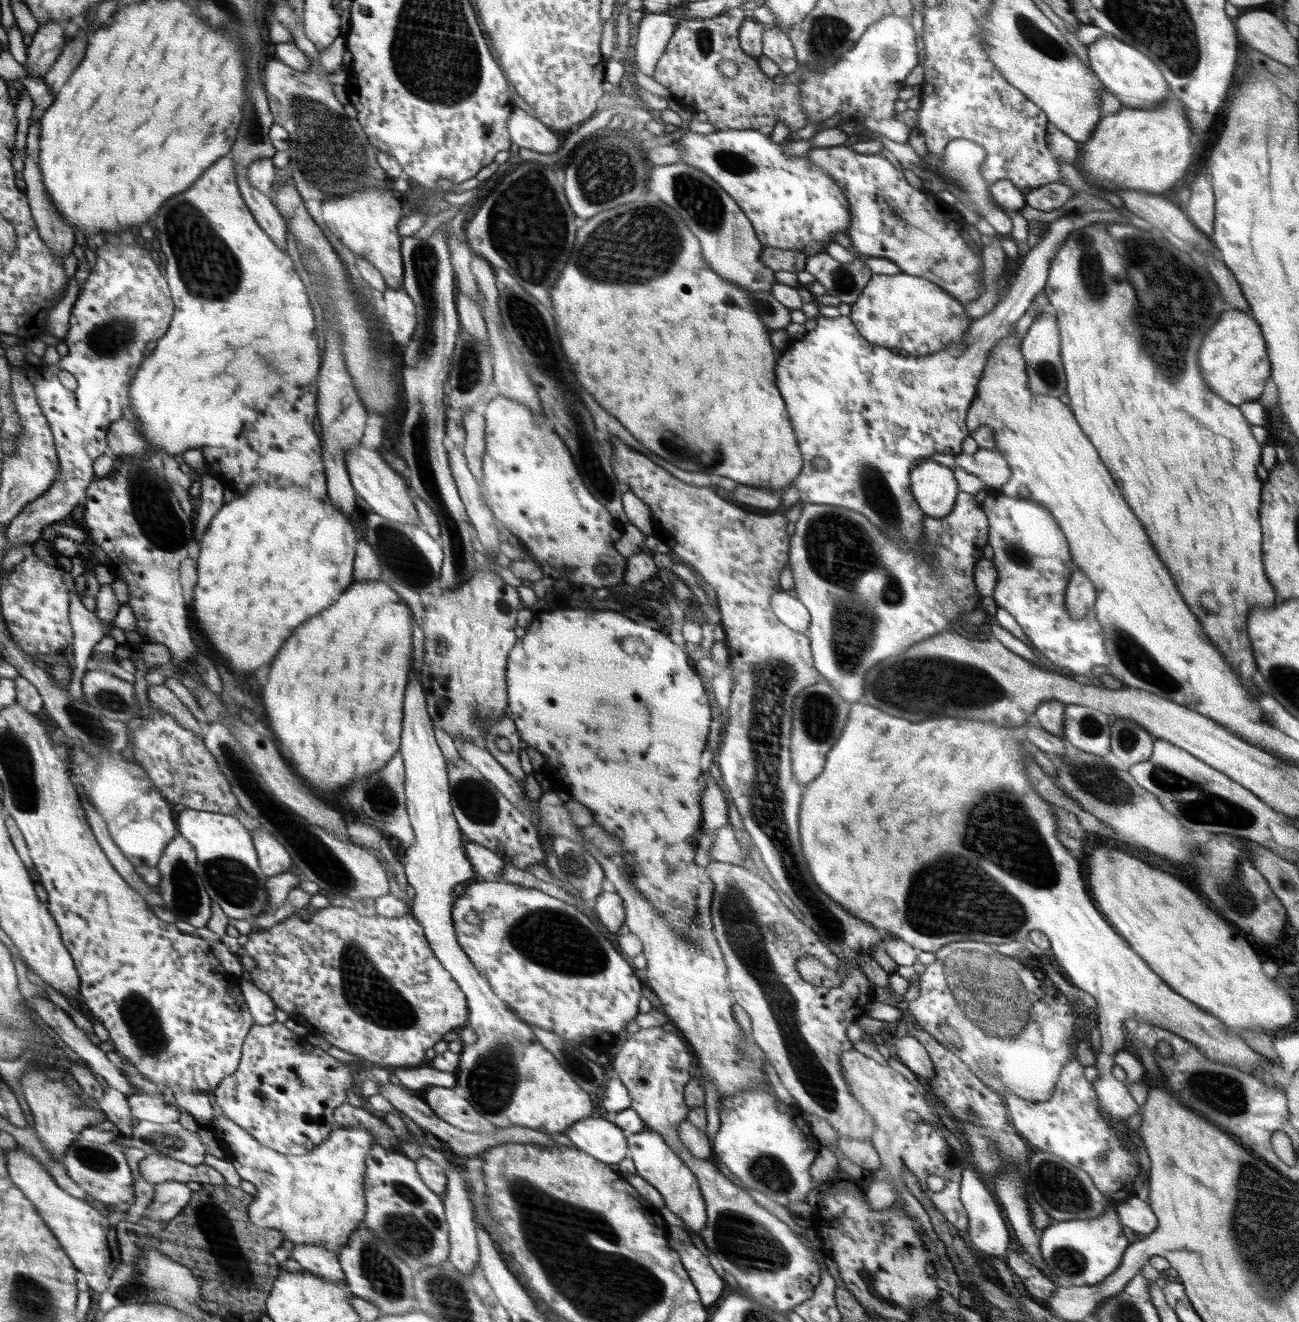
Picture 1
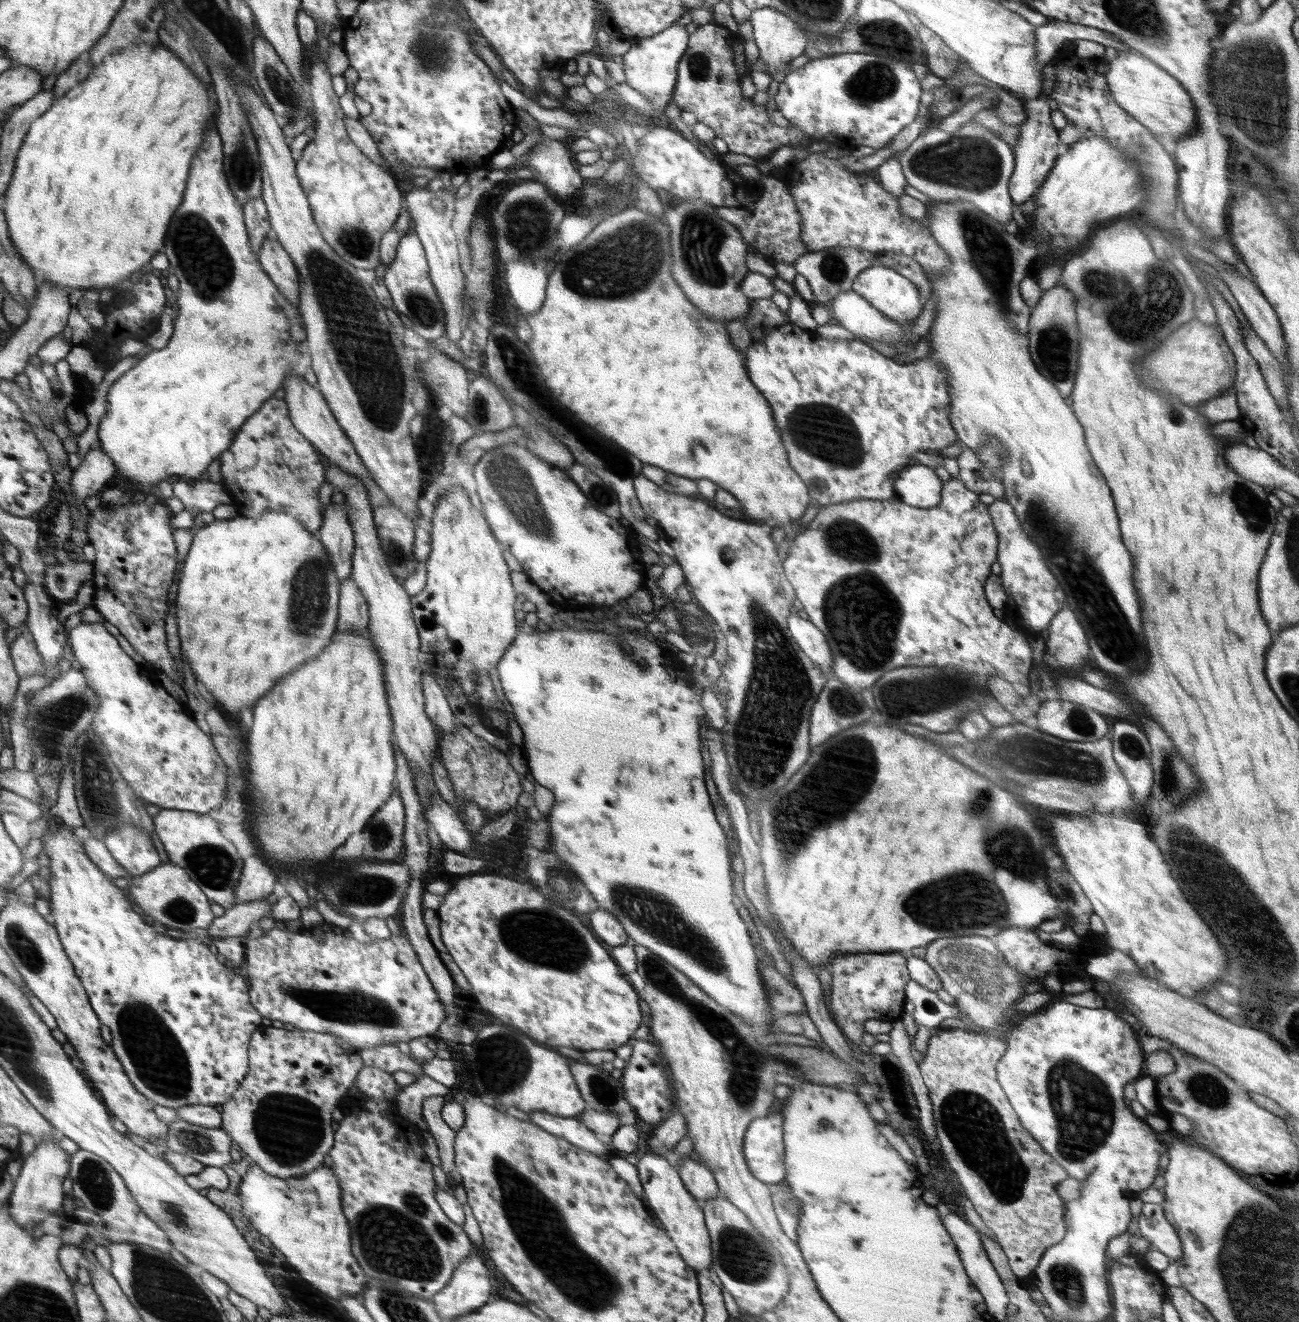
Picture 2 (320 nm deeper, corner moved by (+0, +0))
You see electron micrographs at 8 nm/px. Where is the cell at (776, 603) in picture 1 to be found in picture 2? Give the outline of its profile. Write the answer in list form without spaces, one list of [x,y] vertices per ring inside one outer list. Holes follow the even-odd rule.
[[[791,612],[787,627],[802,652],[824,673],[832,674],[833,656],[826,636],[818,630],[818,627],[798,615],[791,615]]]

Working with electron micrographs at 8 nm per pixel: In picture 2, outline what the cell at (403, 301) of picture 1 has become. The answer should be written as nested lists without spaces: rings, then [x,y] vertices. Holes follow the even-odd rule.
[[[403,235],[394,260],[385,270],[383,281],[399,315],[416,334],[428,341],[445,336],[445,310],[430,276],[428,256],[418,235]]]

